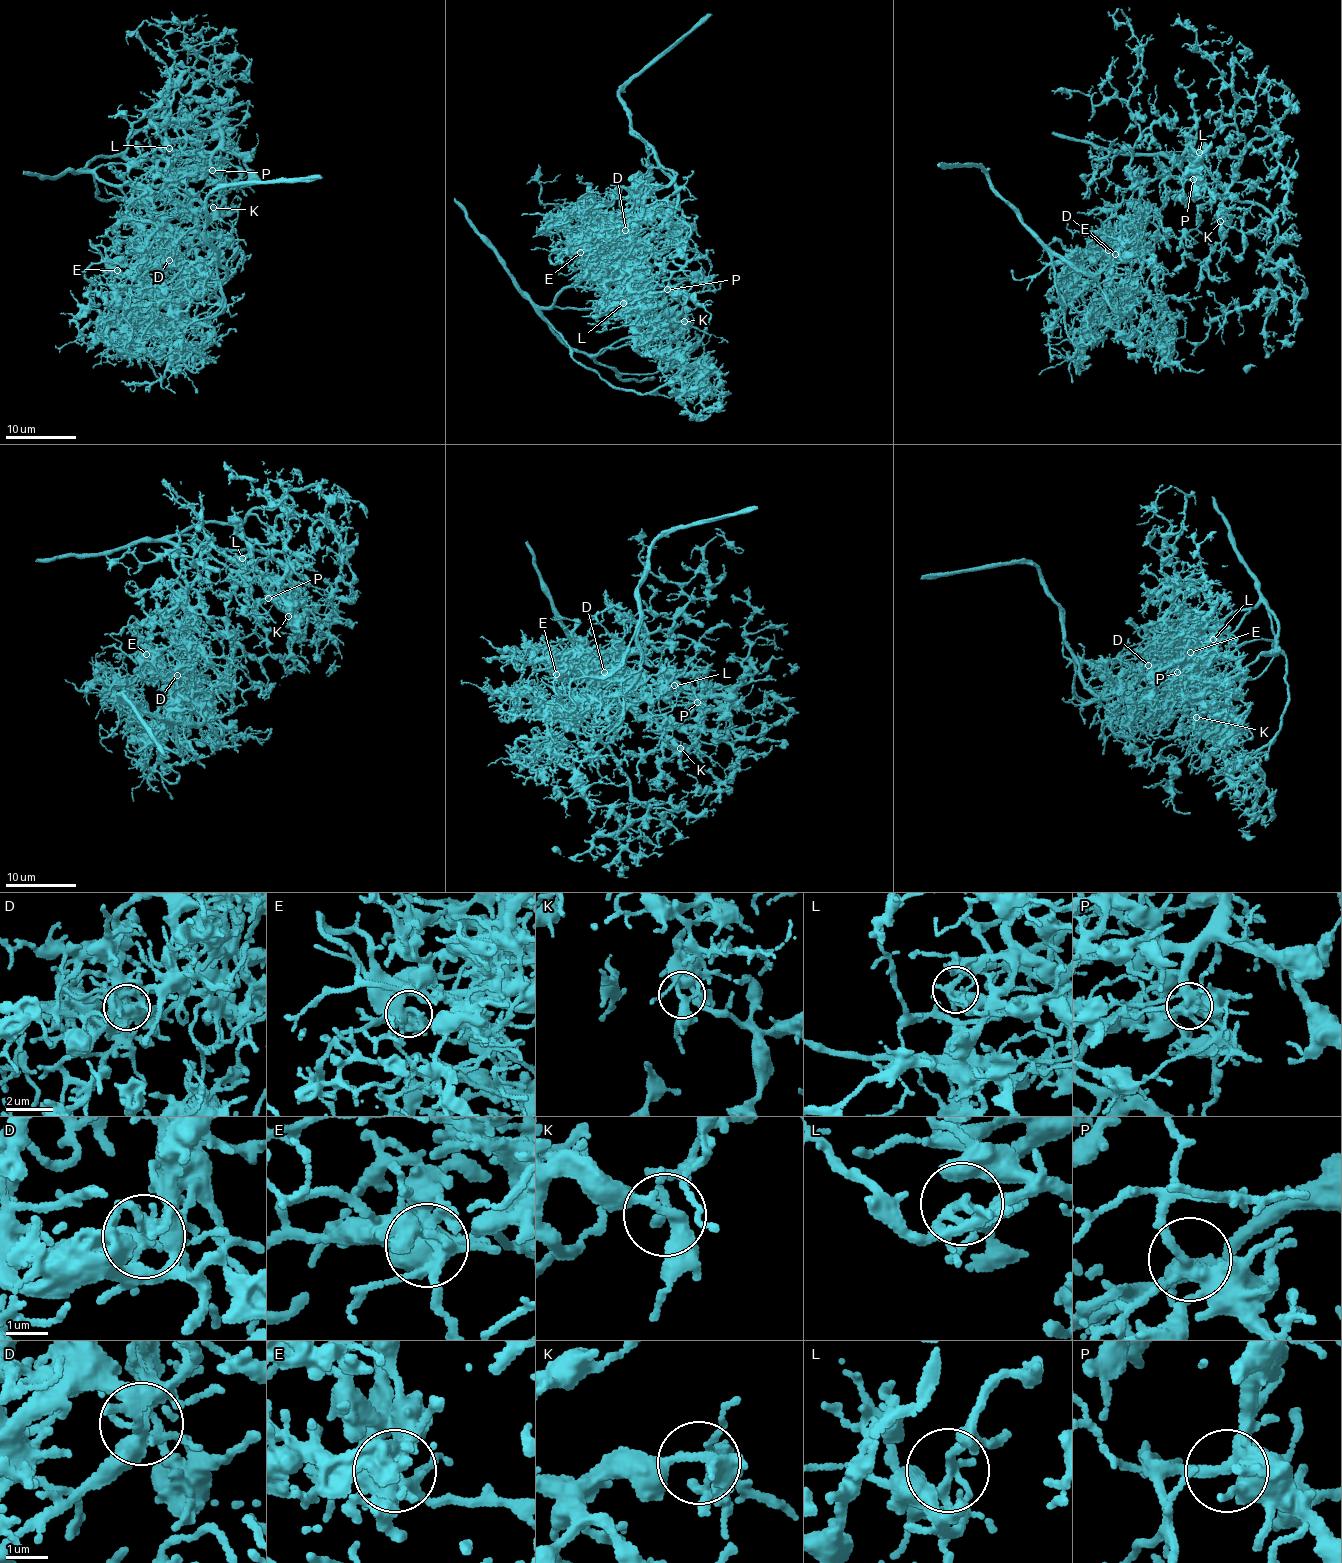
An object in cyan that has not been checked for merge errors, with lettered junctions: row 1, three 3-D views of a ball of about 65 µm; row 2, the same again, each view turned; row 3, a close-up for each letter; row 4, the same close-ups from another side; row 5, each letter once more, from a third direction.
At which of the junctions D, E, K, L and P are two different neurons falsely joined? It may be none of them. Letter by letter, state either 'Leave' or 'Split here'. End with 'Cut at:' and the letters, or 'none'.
D: Split here
E: Leave
K: Leave
L: Leave
P: Leave
Cut at: D

